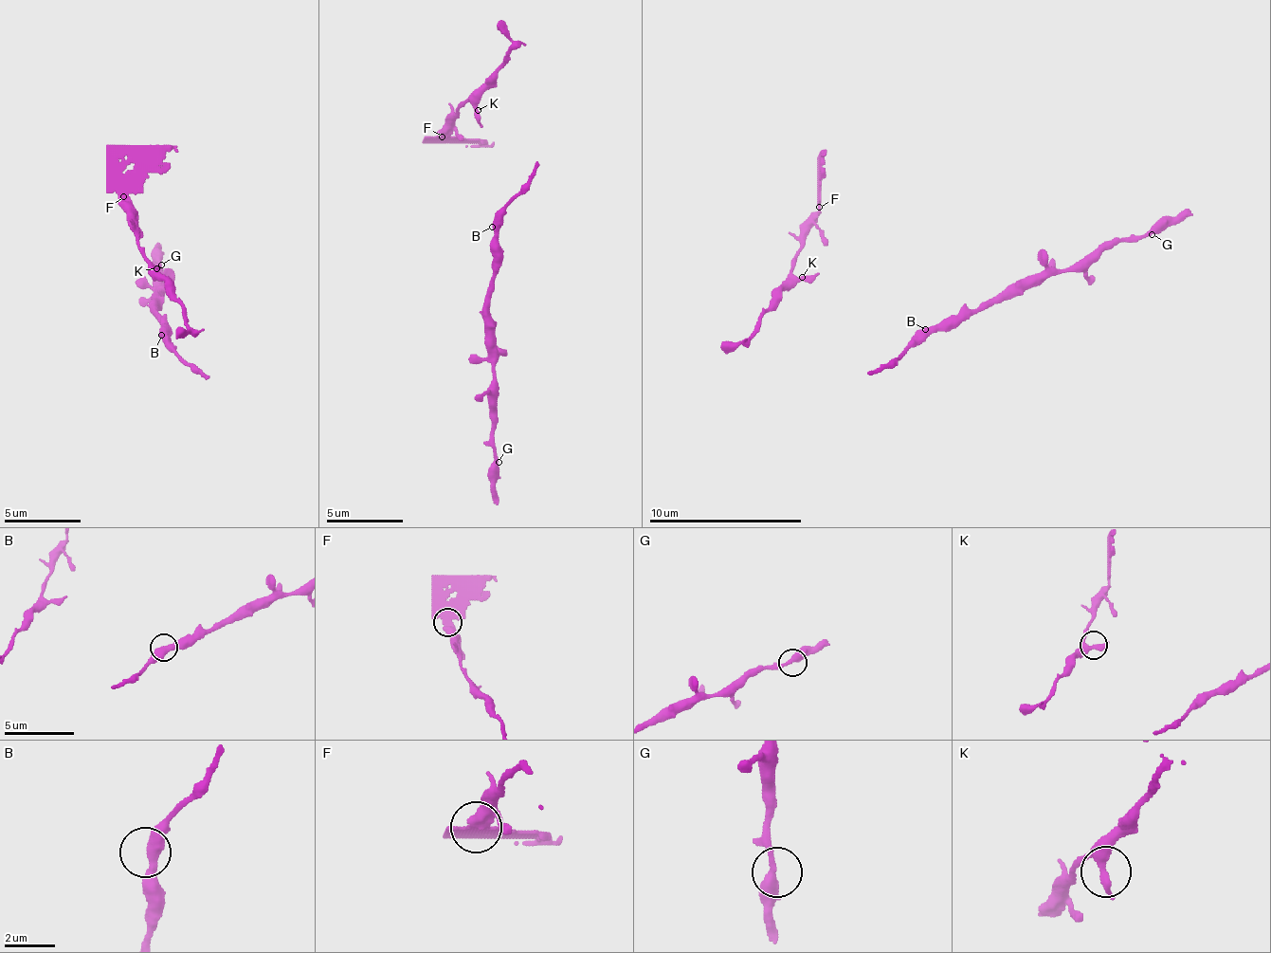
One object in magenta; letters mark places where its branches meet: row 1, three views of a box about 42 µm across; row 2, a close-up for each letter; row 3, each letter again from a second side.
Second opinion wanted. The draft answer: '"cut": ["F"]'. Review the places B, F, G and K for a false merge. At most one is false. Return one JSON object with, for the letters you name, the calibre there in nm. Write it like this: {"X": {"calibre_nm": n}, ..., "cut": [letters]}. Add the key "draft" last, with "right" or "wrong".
{"F": {"calibre_nm": 380}, "cut": ["F"], "draft": "right"}

